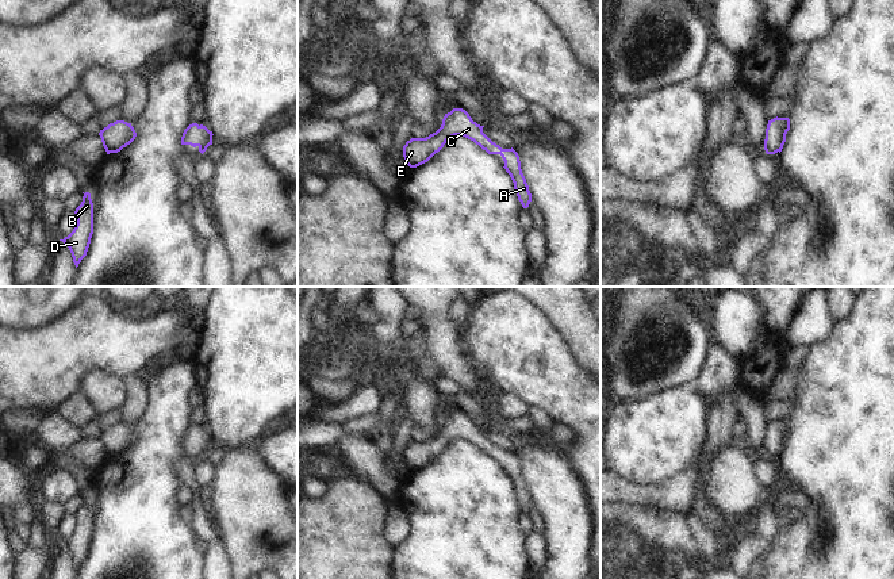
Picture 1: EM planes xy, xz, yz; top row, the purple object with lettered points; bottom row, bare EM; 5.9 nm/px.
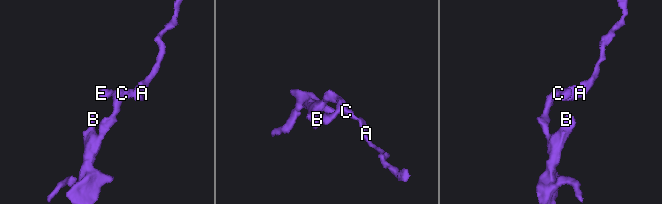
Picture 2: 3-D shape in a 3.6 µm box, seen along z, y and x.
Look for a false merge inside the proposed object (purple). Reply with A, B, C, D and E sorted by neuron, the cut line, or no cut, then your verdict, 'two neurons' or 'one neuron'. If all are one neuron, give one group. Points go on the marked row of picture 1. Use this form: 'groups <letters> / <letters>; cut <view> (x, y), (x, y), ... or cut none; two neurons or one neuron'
groups A B C D E; cut none; one neuron

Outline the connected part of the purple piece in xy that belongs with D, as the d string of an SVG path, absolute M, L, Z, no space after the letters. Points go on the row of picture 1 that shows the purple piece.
M85 192L81 204L74 211L77 225L73 231L62 241L70 250L76 268L87 256L91 238L93 234L93 203L91 193Z

